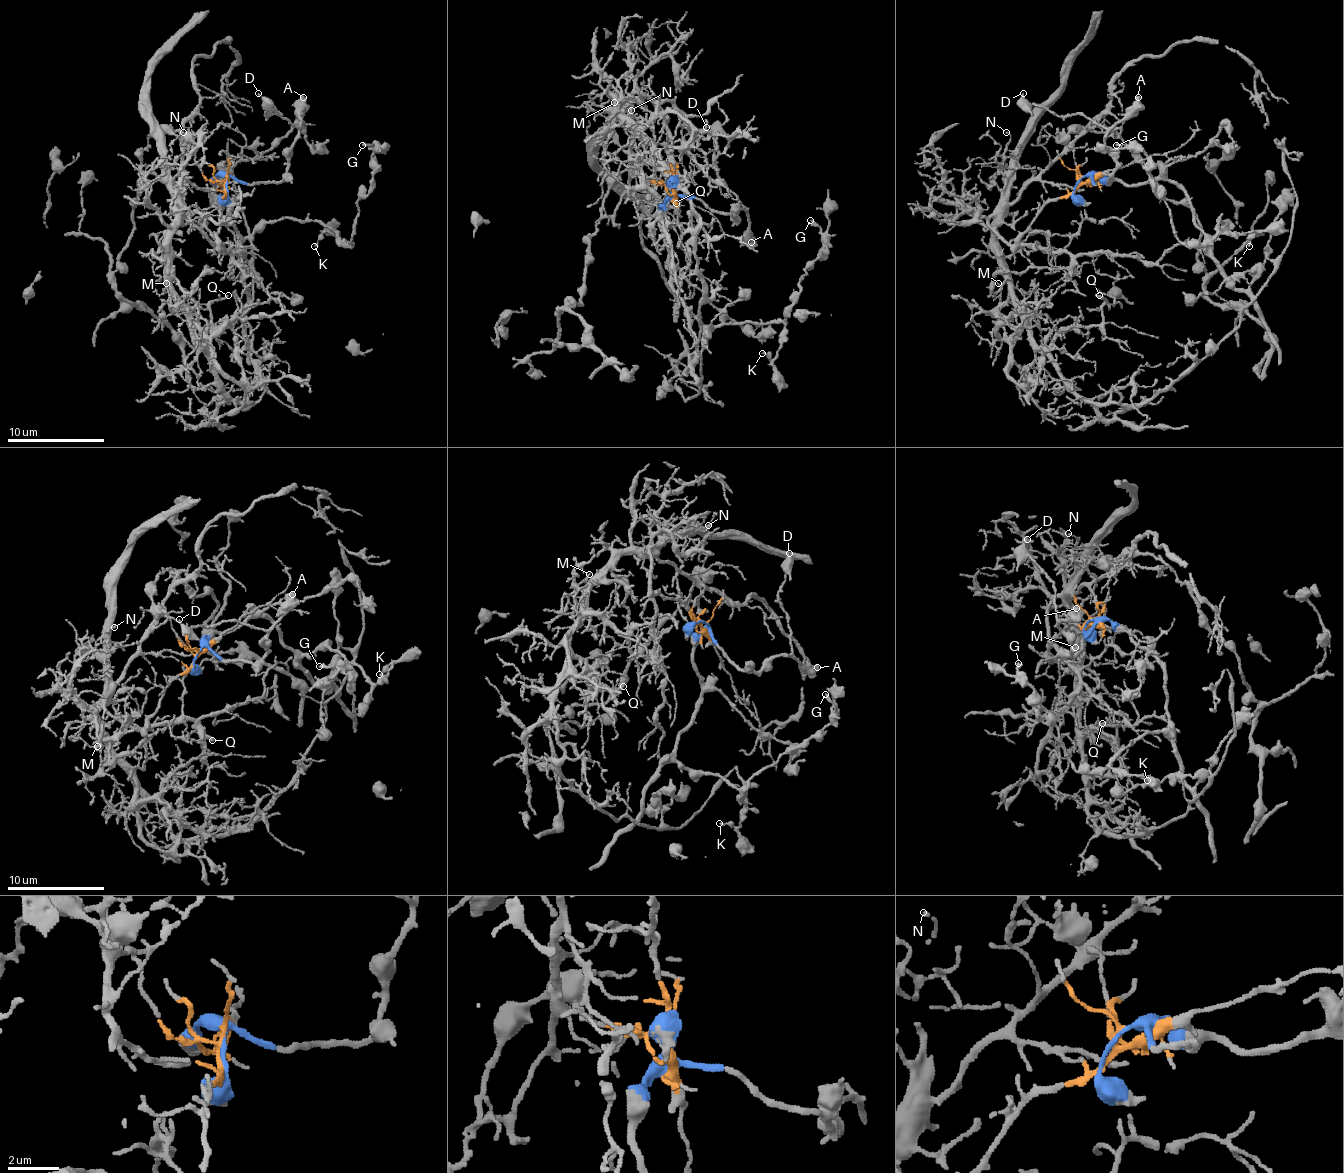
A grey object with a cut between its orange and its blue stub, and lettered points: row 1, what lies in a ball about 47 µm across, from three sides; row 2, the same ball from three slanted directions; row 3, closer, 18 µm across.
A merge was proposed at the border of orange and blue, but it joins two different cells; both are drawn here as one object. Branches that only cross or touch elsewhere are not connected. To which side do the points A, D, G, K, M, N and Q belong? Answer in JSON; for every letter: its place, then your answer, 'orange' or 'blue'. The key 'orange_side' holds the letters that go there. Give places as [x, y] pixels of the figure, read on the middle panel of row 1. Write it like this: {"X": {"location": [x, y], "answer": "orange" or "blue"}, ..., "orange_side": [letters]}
{"A": {"location": [751, 242], "answer": "blue"}, "D": {"location": [706, 127], "answer": "blue"}, "G": {"location": [810, 220], "answer": "blue"}, "K": {"location": [762, 353], "answer": "blue"}, "M": {"location": [614, 102], "answer": "orange"}, "N": {"location": [631, 110], "answer": "orange"}, "Q": {"location": [676, 203], "answer": "orange"}, "orange_side": ["M", "N", "Q"]}

